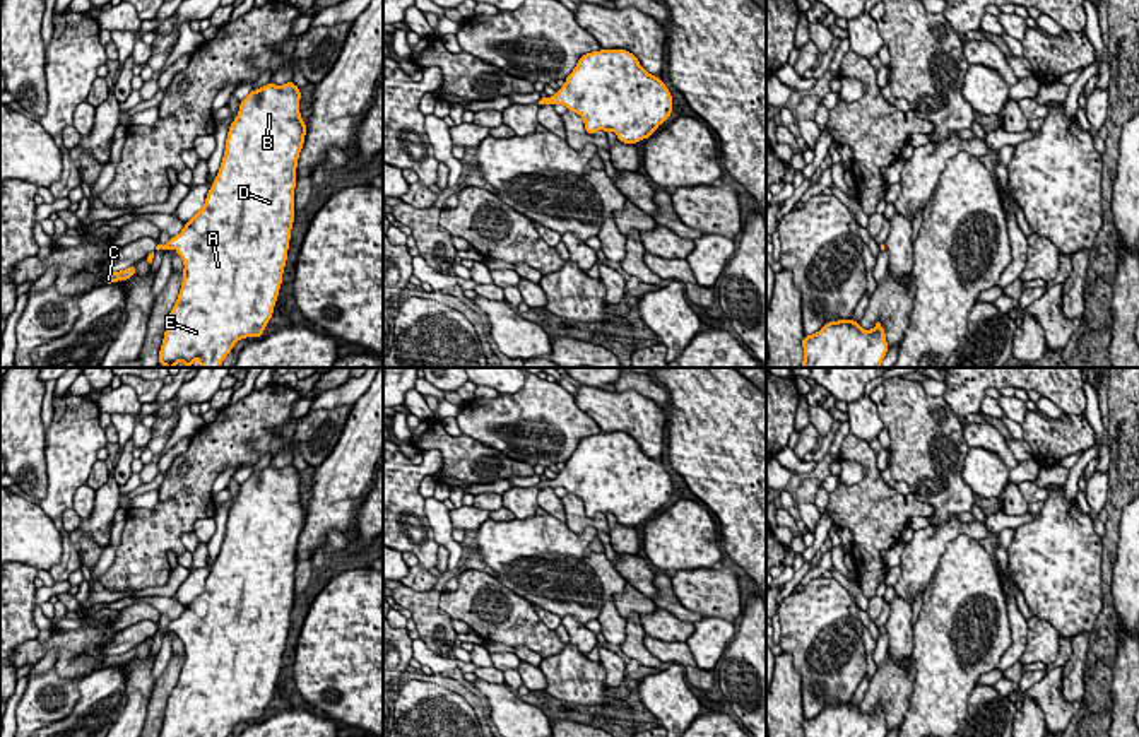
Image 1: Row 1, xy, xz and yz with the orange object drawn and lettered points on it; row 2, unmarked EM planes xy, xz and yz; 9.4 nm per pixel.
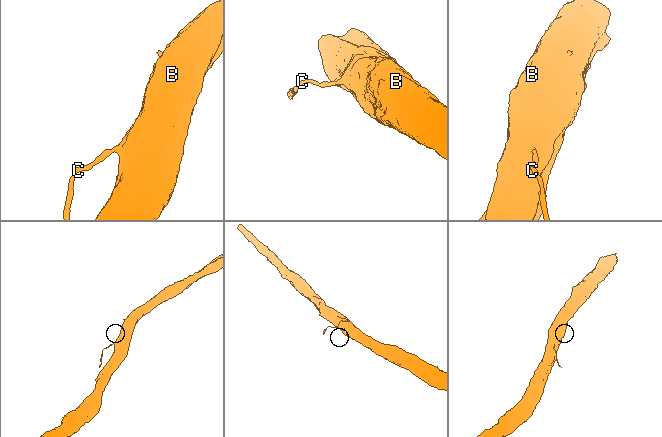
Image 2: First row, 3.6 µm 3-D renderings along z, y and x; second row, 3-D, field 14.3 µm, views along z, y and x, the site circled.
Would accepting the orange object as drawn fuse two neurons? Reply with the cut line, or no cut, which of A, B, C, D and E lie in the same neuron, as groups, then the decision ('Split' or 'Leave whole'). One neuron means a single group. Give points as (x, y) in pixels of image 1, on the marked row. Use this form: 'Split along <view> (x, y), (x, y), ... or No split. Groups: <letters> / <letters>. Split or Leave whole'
No split. Groups: A B C D E. Leave whole

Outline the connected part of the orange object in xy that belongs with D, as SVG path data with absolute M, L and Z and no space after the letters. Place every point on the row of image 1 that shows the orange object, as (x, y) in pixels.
M287 82L284 85L274 85L267 84L260 87L258 91L251 91L246 94L246 97L239 103L239 113L236 120L231 123L227 139L226 139L226 150L221 162L221 169L207 193L205 205L200 212L197 212L183 227L183 231L171 238L166 245L157 245L156 250L168 251L169 248L174 248L178 255L181 256L185 263L183 270L183 282L178 294L178 299L168 316L166 332L162 339L162 345L159 351L159 364L166 368L173 368L180 361L186 364L186 368L192 366L195 359L200 361L200 368L219 368L221 363L226 359L226 356L231 352L233 345L239 339L246 337L260 337L272 318L275 299L279 296L279 289L282 284L282 274L287 260L287 250L289 250L289 239L291 239L291 229L294 222L294 188L296 188L296 168L298 168L298 157L304 144L306 135L306 123L301 120L299 113L299 96L301 89L294 85L294 82Z

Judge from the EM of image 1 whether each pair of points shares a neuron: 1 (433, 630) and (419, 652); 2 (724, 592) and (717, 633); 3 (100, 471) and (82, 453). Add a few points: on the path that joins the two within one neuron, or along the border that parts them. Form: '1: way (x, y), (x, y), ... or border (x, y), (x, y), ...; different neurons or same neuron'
1: border (419, 638), (430, 648), (452, 655); different neurons
2: border (705, 616), (720, 616), (731, 621); different neurons
3: border (96, 459), (86, 483); different neurons

